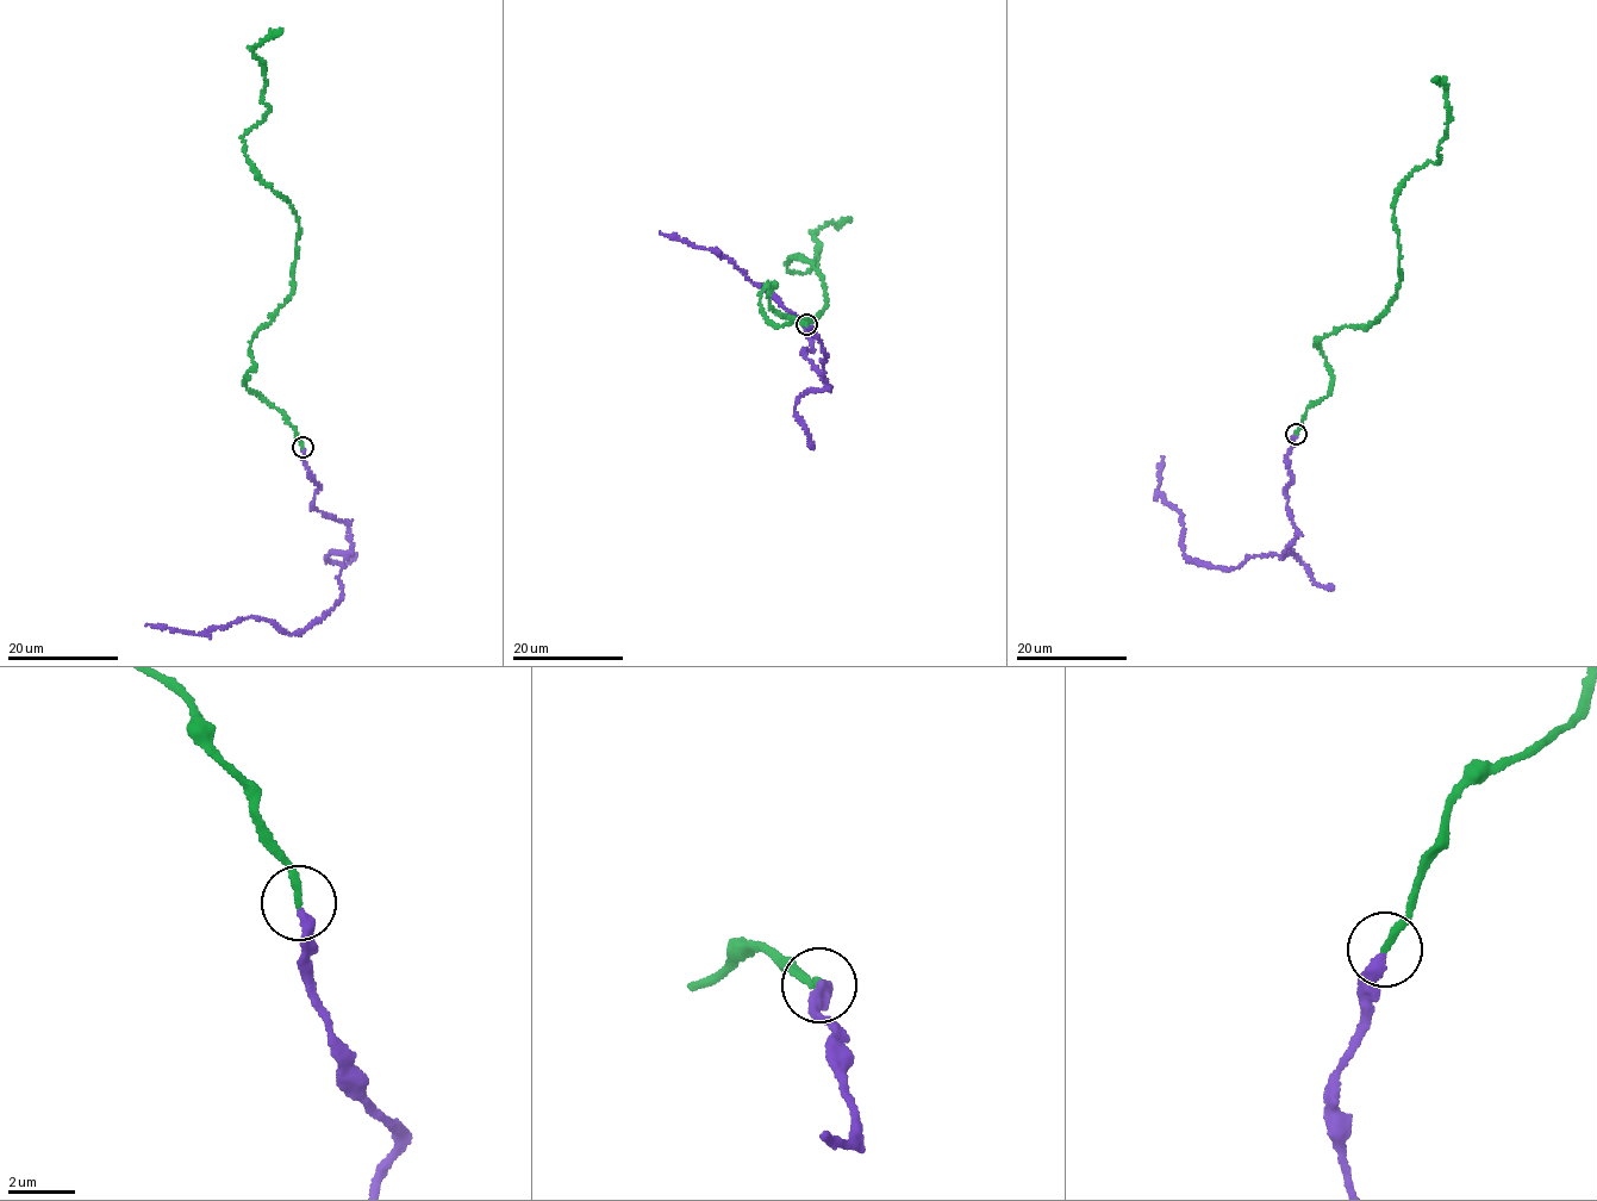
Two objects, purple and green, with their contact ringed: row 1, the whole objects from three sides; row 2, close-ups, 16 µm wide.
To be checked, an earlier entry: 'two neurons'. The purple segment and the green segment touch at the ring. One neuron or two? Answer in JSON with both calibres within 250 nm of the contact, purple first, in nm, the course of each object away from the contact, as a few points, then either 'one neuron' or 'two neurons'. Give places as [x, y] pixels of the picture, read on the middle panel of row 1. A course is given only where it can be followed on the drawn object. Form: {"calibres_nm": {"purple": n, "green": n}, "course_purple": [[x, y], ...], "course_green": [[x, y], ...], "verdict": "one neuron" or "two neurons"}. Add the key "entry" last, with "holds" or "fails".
{"calibres_nm": {"purple": 320, "green": 240}, "course_purple": [[806, 324], [812, 349], [804, 353], [825, 389], [829, 387], [825, 355], [816, 331], [731, 261], [660, 231]], "course_green": [[806, 324], [773, 324], [761, 292], [815, 319], [825, 285], [786, 263], [808, 272], [813, 231], [852, 218]], "verdict": "one neuron", "entry": "fails"}

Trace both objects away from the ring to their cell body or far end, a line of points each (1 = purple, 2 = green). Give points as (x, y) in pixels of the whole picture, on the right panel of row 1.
1: (1296, 434), (1285, 493), (1296, 540), (1230, 570), (1185, 554), (1180, 512), (1158, 492), (1162, 455)
2: (1296, 433), (1329, 390), (1316, 338), (1367, 328), (1396, 296), (1397, 191), (1440, 160), (1446, 131), (1434, 80)

